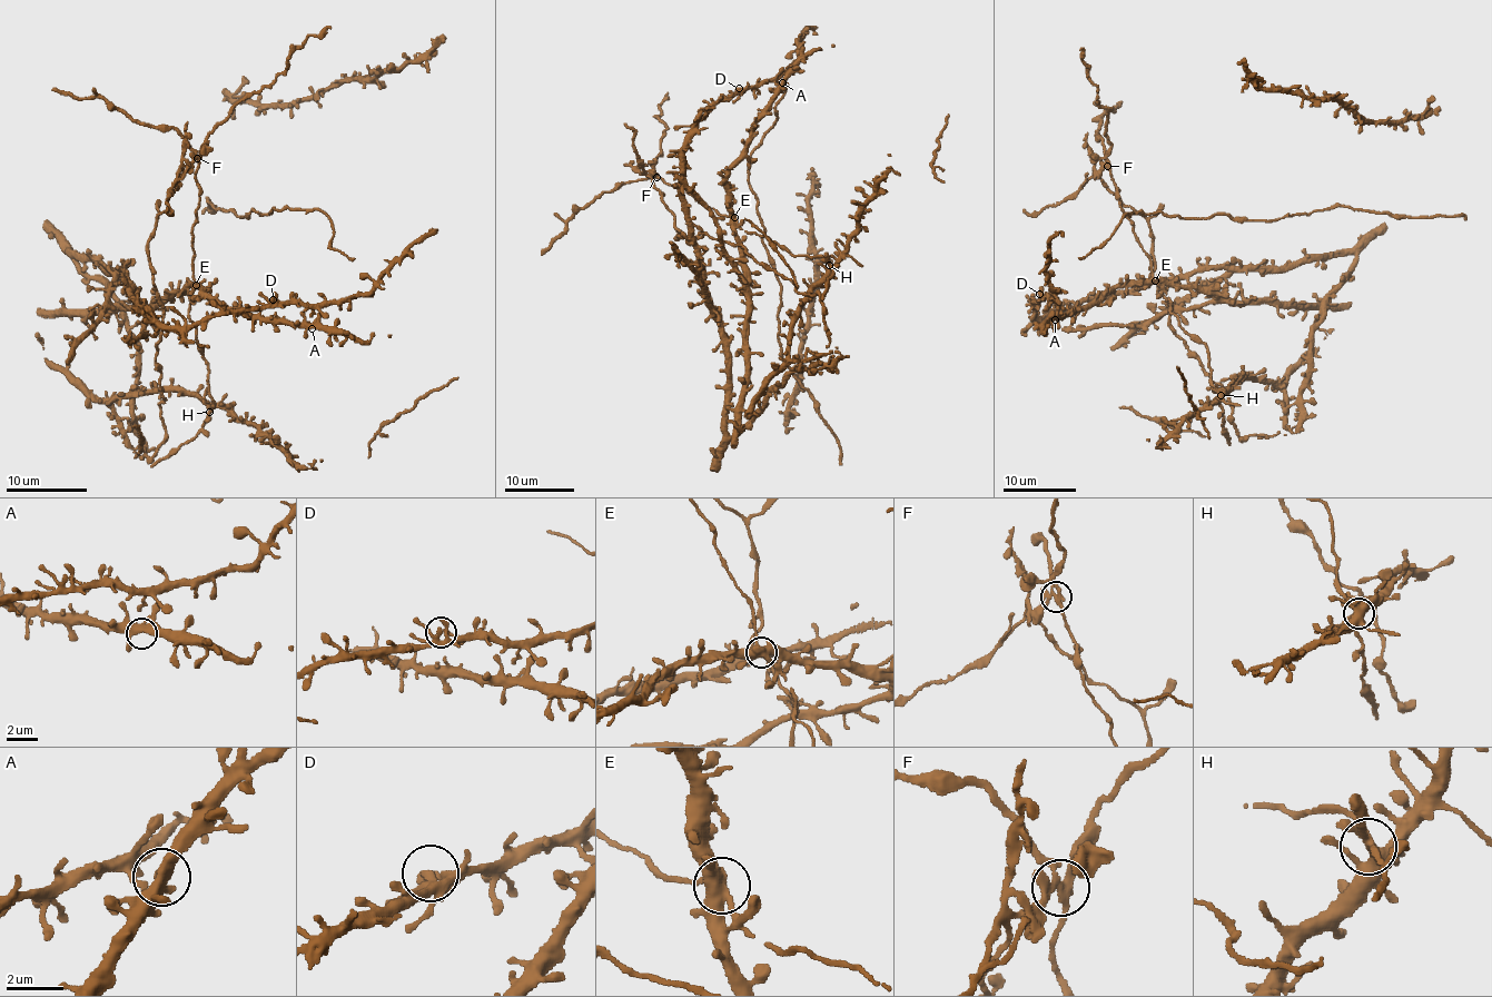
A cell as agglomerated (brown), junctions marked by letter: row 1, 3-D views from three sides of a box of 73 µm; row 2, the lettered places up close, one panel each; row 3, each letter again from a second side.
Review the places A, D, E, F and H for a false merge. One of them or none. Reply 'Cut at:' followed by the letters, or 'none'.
Cut at: F

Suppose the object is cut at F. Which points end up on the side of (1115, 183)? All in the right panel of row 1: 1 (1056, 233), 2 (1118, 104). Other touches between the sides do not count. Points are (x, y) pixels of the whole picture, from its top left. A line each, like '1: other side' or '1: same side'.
1: same side
2: other side

